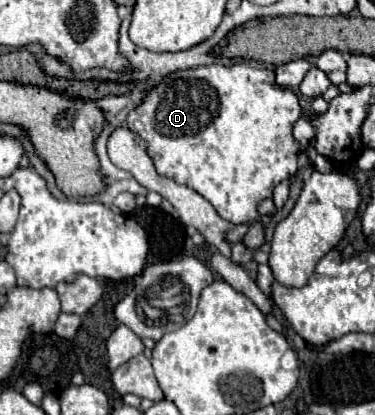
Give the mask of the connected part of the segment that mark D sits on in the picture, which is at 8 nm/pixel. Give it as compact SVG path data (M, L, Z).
M245 62L239 64L231 64L231 66L223 66L223 64L209 64L209 66L197 66L197 68L189 68L189 70L177 70L171 72L161 84L153 86L143 102L133 108L127 114L127 128L131 128L135 134L139 134L145 142L147 142L147 152L155 162L155 168L161 176L167 176L171 180L175 180L177 184L189 186L191 190L195 190L197 194L201 194L205 200L209 200L213 204L213 208L217 210L217 214L233 224L243 224L243 222L253 222L259 218L257 214L257 206L261 200L265 198L273 198L273 190L279 182L283 182L287 176L291 176L291 172L297 172L297 156L299 156L299 142L293 138L291 130L293 124L301 118L301 106L297 96L293 94L293 90L289 88L281 88L275 84L275 72L273 70L265 70L265 68L253 68Z

